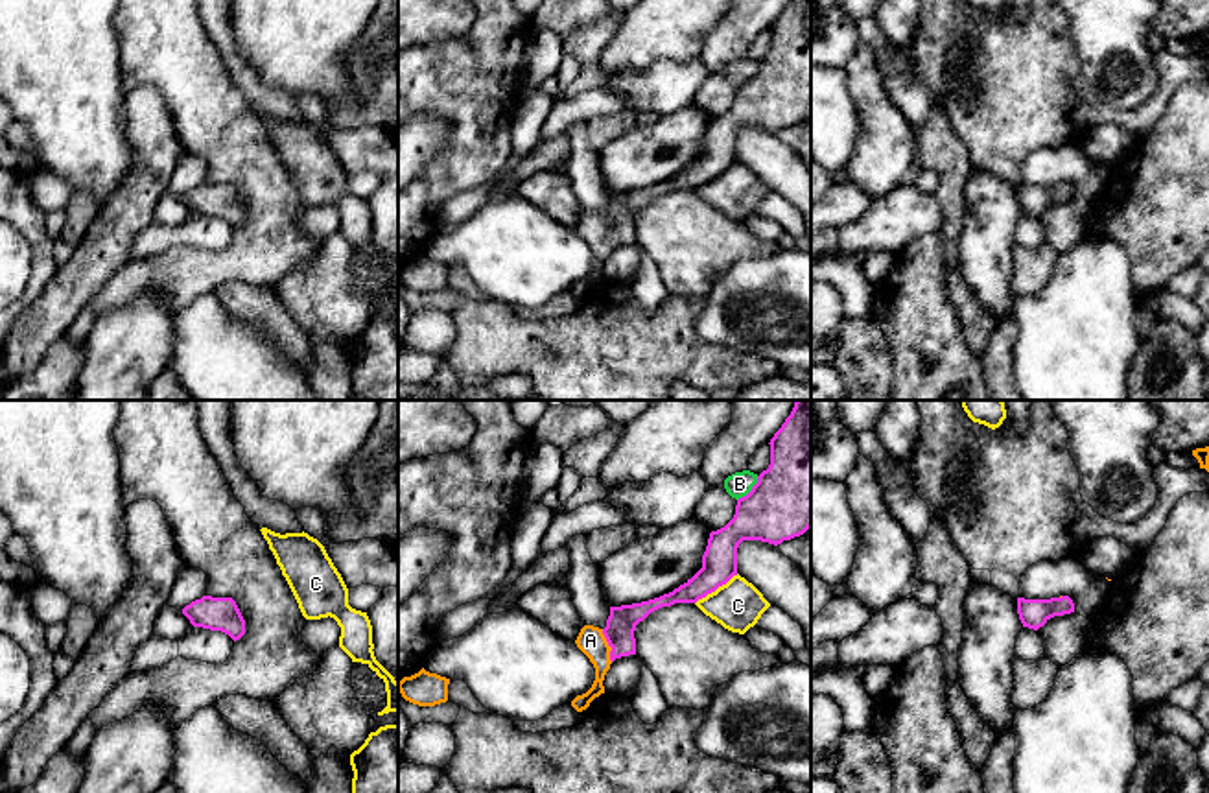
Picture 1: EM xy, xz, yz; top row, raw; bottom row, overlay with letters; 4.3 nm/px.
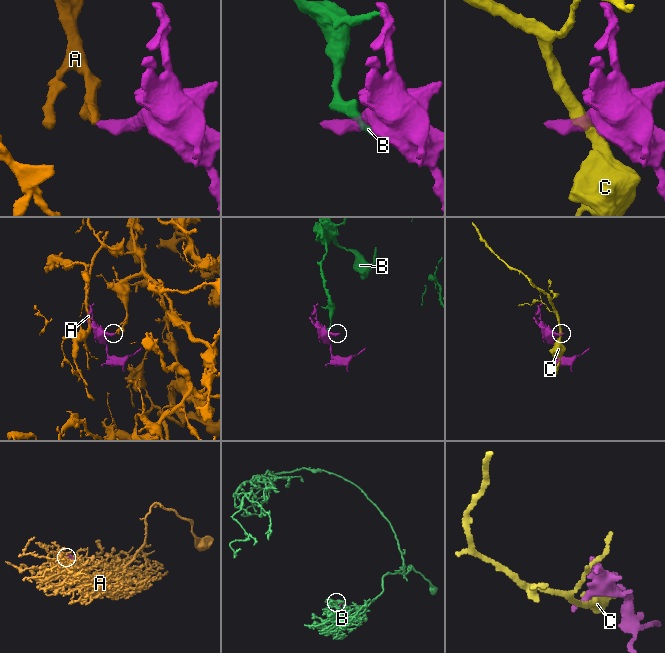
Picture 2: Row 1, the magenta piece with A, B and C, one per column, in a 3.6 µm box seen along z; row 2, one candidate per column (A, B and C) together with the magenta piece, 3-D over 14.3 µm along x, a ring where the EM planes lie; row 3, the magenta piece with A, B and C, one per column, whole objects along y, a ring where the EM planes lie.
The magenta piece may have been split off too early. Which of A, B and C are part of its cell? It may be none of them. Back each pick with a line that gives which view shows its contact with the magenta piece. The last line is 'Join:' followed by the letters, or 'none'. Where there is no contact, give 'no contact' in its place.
A: meets magenta in xz
Join: A

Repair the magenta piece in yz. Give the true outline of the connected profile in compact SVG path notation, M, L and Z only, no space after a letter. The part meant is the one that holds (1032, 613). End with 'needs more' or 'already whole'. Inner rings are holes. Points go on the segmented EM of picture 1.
M1069 596L1051 599L1017 598L1017 614L1023 627L1038 631L1051 618L1074 612L1074 603Z; already whole

